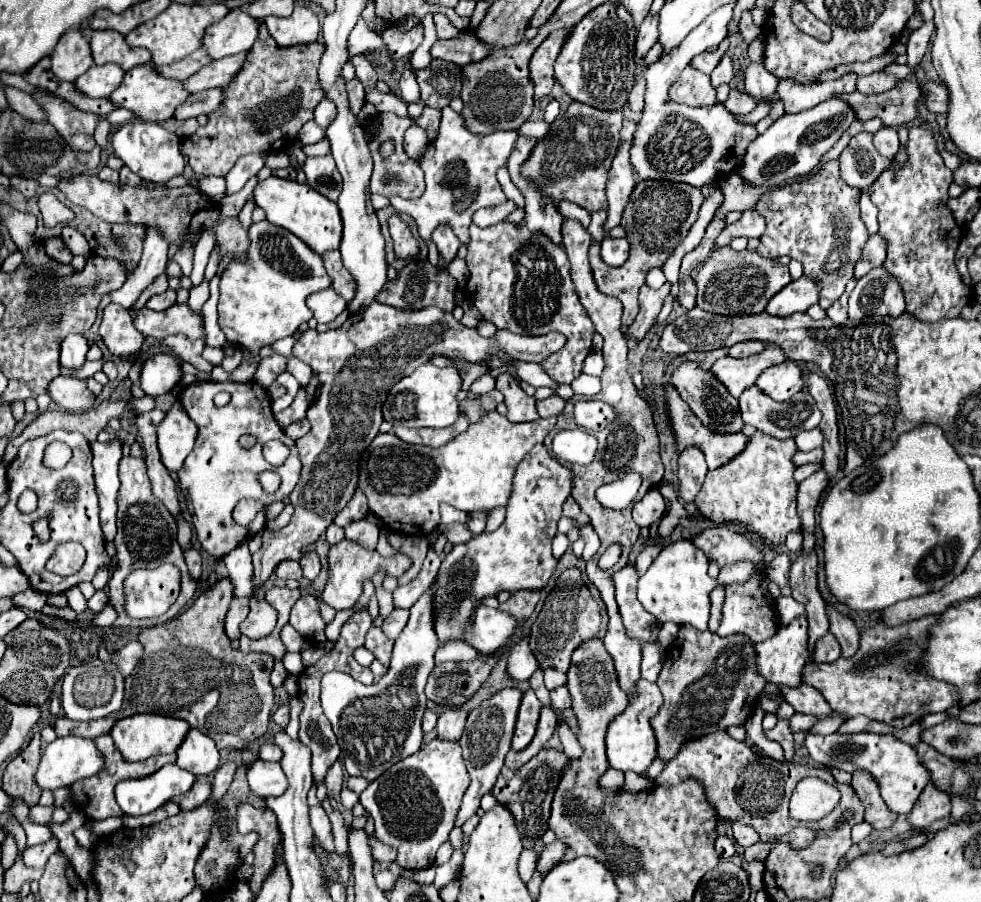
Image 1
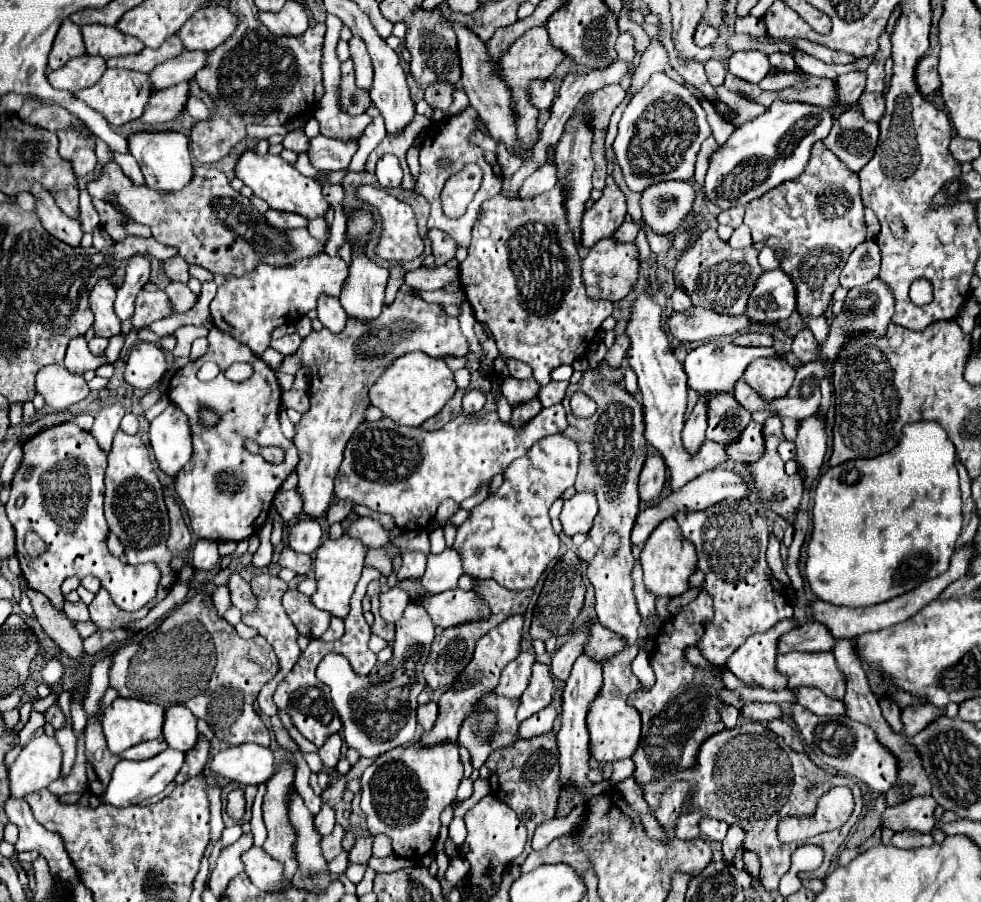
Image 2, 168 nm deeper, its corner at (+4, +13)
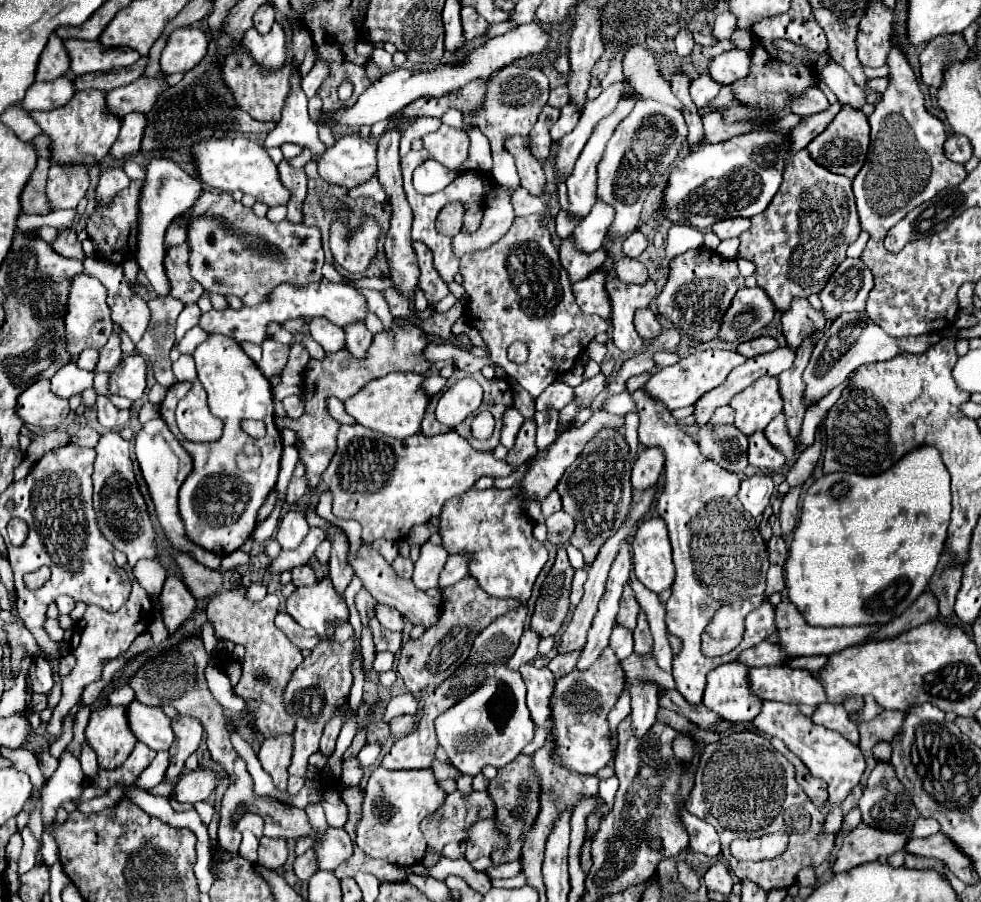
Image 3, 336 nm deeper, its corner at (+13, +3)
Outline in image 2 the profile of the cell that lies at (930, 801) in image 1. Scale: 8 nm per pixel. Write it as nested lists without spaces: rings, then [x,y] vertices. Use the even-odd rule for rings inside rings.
[[[912,797],[904,803],[888,807],[882,815],[882,825],[894,831],[912,829],[912,831],[930,833],[930,829],[934,827],[936,807],[938,803],[932,801],[932,797]]]

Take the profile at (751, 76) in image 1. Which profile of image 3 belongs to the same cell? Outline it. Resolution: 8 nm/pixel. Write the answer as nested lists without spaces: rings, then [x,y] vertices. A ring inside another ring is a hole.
[[[739,49],[721,53],[709,63],[707,71],[717,83],[731,85],[735,79],[743,79],[749,75],[749,53]]]

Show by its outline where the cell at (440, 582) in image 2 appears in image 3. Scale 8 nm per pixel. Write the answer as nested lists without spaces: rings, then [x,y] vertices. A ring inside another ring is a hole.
[[[449,555],[449,561],[445,565],[445,569],[439,575],[439,589],[449,587],[457,581],[461,581],[463,577],[469,575],[469,563],[471,563],[471,555]]]

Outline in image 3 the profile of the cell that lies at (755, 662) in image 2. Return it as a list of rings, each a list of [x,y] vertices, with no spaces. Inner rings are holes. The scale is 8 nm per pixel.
[[[725,663],[709,671],[703,705],[731,723],[751,719],[751,715],[759,711],[761,699],[751,695],[751,687],[747,687],[747,671],[749,667],[739,667],[739,663]]]

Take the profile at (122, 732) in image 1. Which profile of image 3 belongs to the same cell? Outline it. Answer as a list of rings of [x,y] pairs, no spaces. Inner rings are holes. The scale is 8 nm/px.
[[[101,707],[91,711],[85,729],[87,745],[97,753],[101,769],[117,769],[131,755],[137,739],[127,727],[125,707]]]

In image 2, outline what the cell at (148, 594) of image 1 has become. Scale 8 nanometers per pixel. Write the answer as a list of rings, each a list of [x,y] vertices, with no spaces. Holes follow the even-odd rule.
[[[74,423],[48,427],[22,445],[22,463],[12,479],[12,493],[6,503],[8,519],[16,531],[16,555],[24,579],[30,589],[44,593],[56,609],[62,609],[60,585],[68,577],[94,575],[110,593],[112,601],[124,611],[138,611],[156,597],[160,587],[160,569],[152,562],[138,565],[124,563],[106,547],[108,525],[104,519],[104,469],[106,455],[96,445],[96,439]],[[34,467],[32,477],[24,479],[24,471]],[[24,497],[24,505],[16,507],[16,499]],[[28,531],[40,535],[48,551],[40,557],[30,557],[24,549]]]

